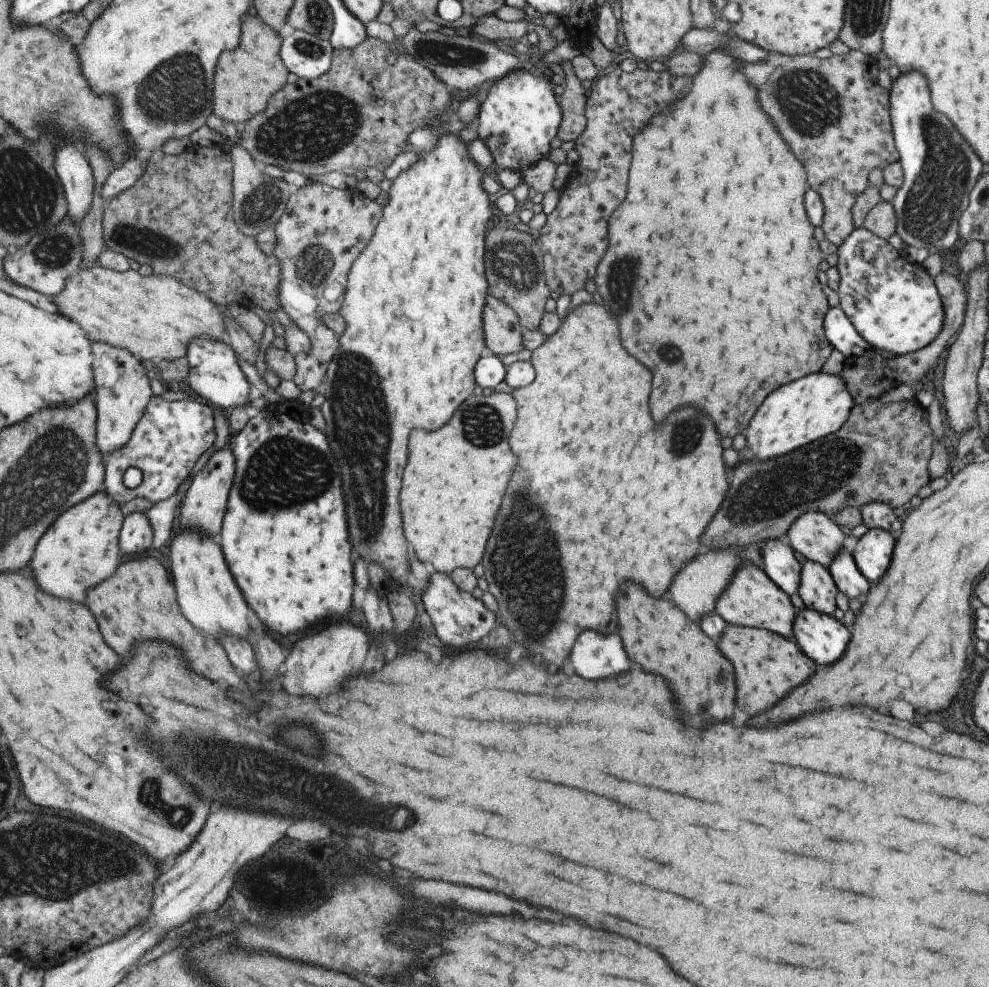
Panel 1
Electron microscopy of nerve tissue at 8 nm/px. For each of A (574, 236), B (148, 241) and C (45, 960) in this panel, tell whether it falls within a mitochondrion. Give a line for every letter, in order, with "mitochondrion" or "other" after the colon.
A: other
B: mitochondrion
C: other

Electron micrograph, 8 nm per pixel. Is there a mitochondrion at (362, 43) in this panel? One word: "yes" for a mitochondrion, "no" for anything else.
no

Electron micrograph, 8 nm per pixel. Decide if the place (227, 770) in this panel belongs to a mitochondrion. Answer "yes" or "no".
yes

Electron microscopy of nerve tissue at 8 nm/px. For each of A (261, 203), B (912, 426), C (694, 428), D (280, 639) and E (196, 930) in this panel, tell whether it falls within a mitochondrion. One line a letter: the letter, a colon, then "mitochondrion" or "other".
A: mitochondrion
B: other
C: mitochondrion
D: other
E: other

